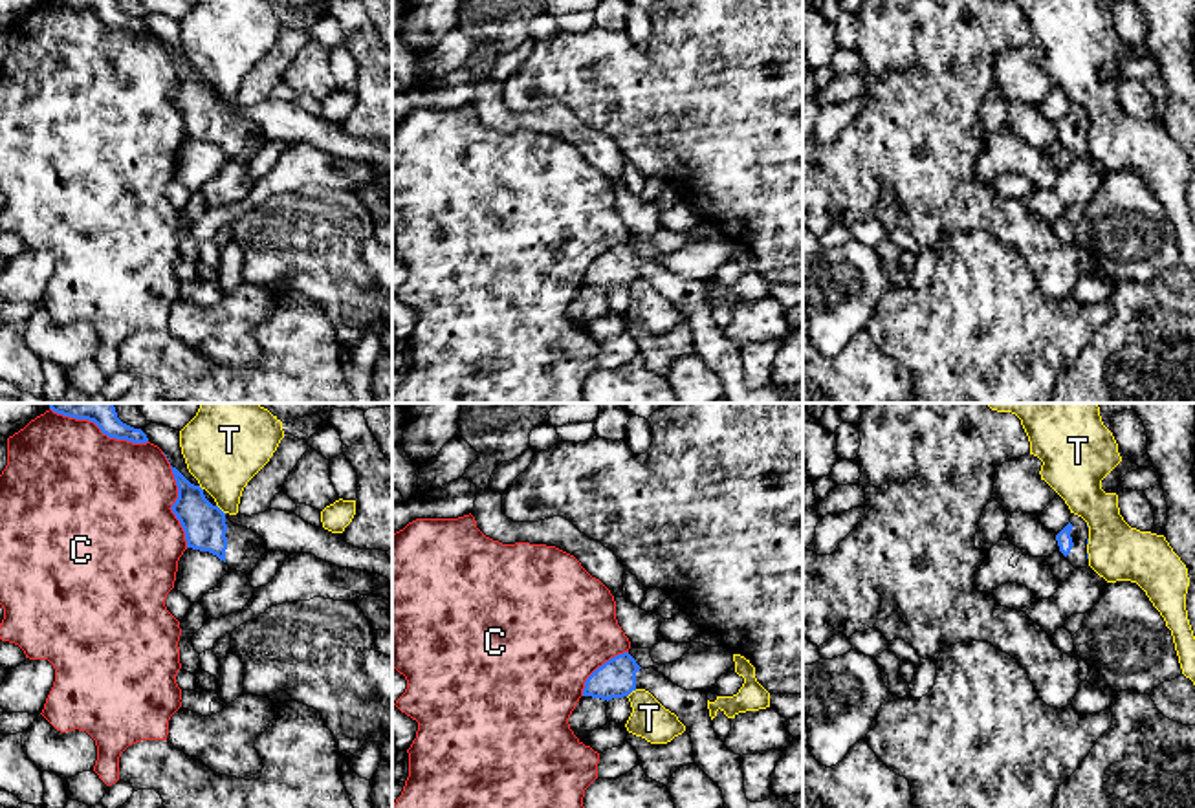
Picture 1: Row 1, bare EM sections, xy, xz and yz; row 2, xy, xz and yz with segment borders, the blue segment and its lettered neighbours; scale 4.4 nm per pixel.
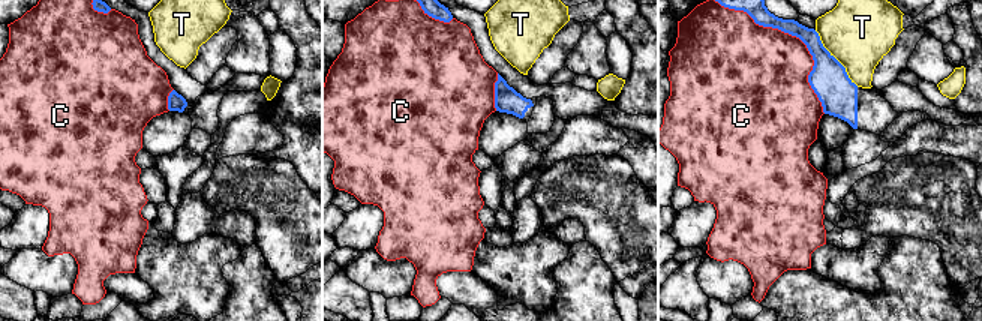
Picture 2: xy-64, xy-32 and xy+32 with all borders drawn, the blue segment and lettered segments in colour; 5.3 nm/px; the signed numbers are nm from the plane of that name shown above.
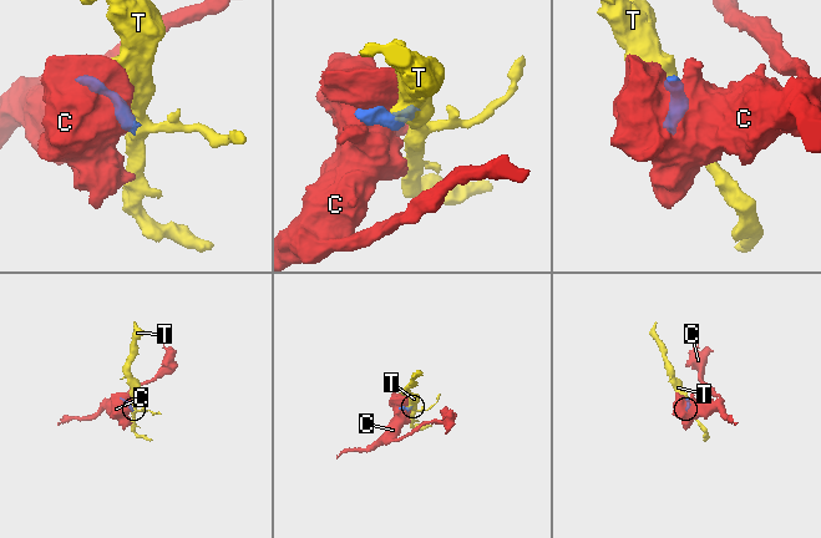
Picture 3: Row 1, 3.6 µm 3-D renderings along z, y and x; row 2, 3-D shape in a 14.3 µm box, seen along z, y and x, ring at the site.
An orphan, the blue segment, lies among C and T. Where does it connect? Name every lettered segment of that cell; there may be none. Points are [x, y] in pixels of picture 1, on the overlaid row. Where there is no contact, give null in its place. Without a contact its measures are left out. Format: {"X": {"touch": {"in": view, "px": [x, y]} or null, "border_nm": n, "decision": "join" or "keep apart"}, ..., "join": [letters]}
{"C": {"touch": {"in": "xy", "px": [176, 501]}, "border_nm": 440, "decision": "keep apart"}, "T": {"touch": {"in": "xz", "px": [631, 691]}, "border_nm": 60, "decision": "keep apart"}, "join": []}

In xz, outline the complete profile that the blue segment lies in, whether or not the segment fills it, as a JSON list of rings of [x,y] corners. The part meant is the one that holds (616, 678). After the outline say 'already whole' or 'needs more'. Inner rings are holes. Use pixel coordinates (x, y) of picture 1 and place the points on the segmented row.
[[[618,654],[598,667],[585,682],[583,696],[612,700],[636,689],[649,691],[685,726],[693,742],[695,764],[720,788],[724,808],[795,808],[779,795],[751,803],[744,793],[740,755],[729,751],[713,729],[706,691],[685,691],[667,680],[658,669],[641,669],[629,654]]] | needs more

